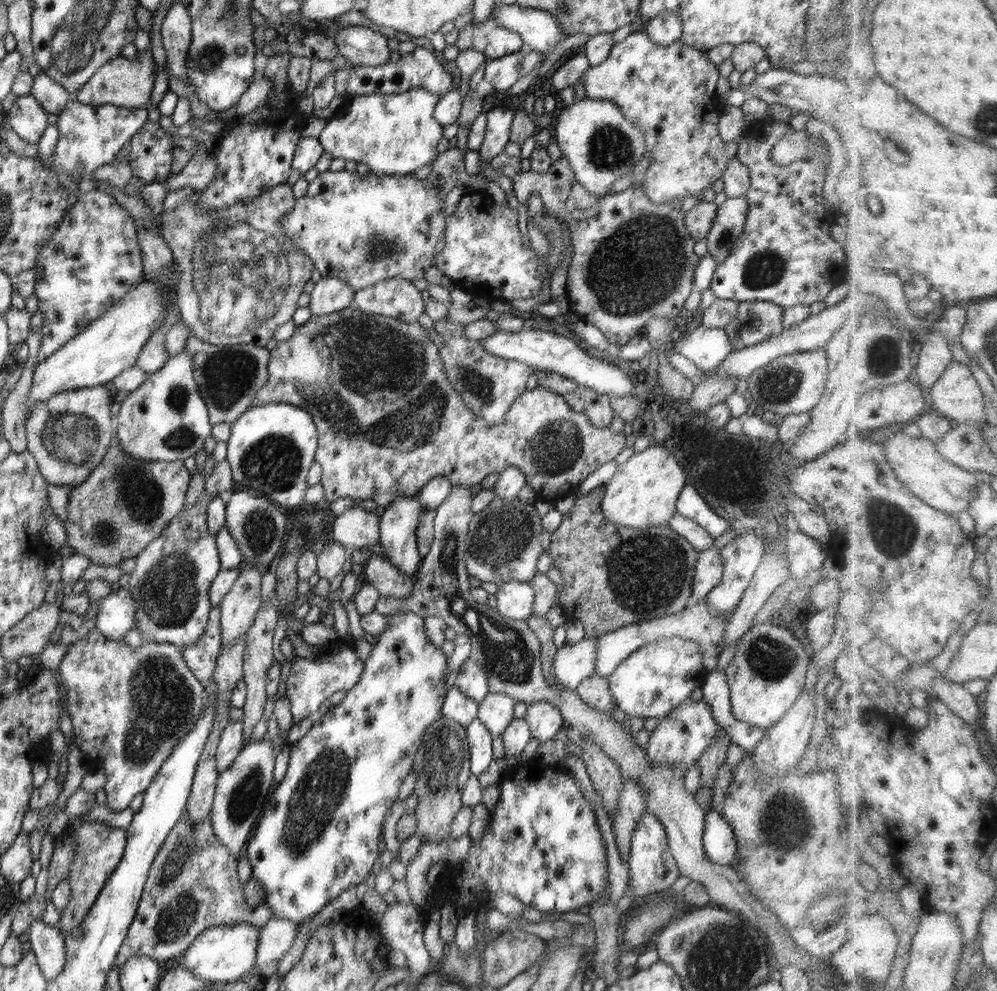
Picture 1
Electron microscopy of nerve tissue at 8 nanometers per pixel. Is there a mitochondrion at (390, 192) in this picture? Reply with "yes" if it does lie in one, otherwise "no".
no

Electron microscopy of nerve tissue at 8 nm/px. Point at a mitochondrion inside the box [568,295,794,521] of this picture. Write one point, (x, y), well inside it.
(750, 322)

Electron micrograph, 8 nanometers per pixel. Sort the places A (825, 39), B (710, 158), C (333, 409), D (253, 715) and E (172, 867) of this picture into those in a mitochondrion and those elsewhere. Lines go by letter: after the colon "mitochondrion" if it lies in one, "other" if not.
A: mitochondrion
B: other
C: mitochondrion
D: other
E: mitochondrion

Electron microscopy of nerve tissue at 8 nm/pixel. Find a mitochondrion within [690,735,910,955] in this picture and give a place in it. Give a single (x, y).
(784, 824)

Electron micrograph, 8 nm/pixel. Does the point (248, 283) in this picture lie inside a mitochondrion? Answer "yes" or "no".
yes

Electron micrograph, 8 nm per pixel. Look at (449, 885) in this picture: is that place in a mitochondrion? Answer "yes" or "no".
no

